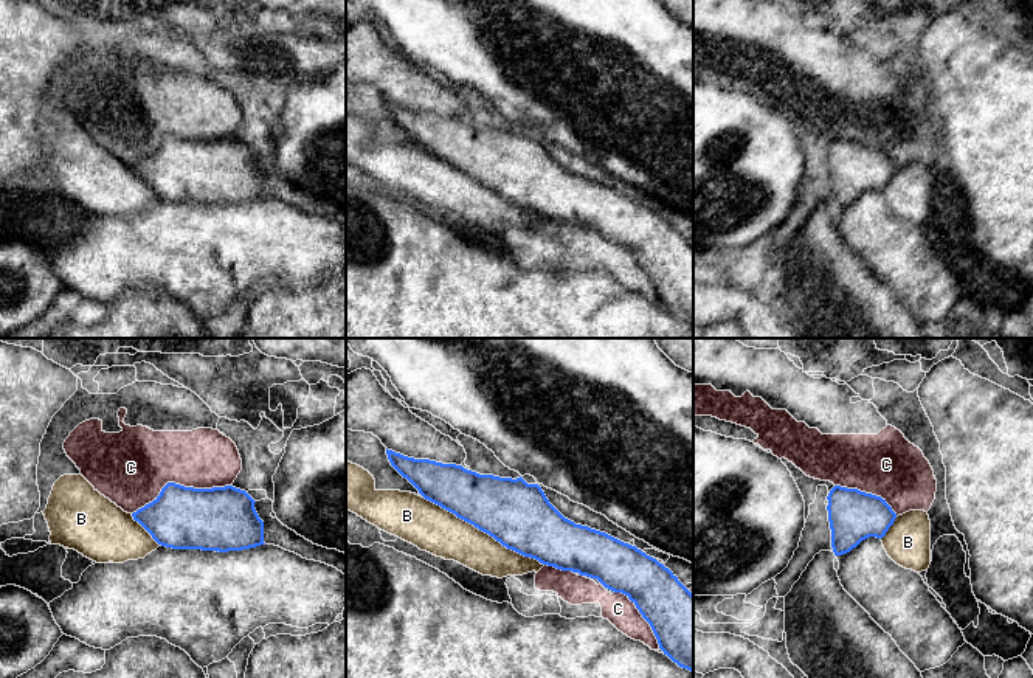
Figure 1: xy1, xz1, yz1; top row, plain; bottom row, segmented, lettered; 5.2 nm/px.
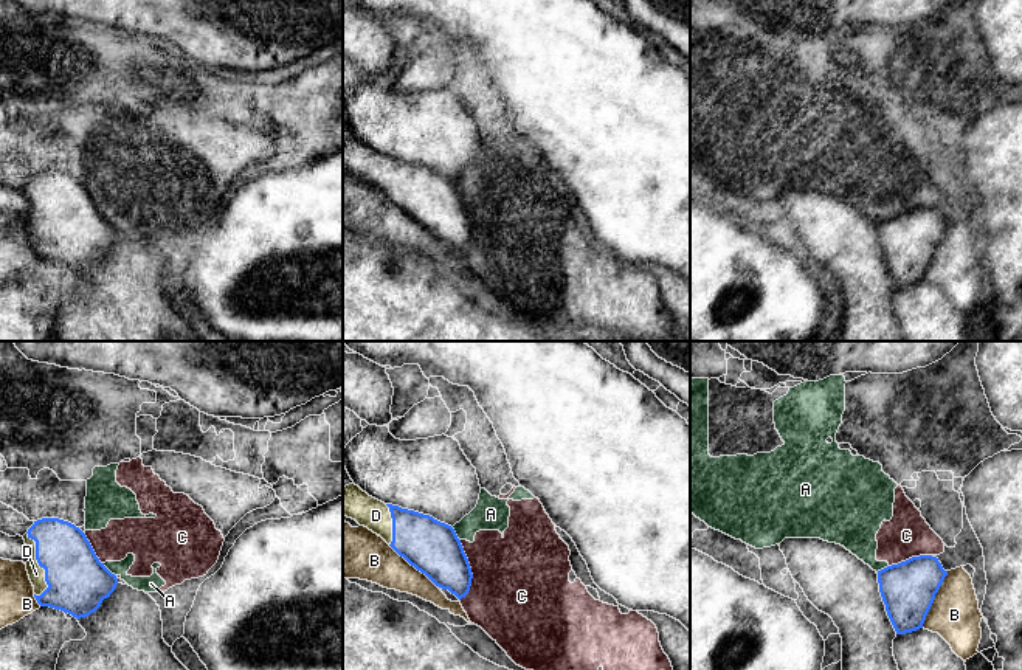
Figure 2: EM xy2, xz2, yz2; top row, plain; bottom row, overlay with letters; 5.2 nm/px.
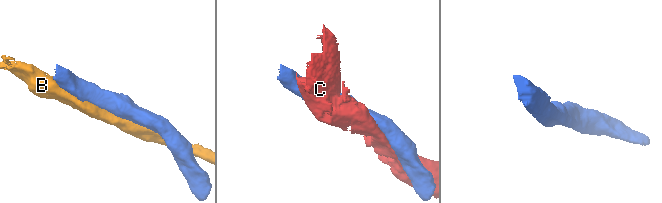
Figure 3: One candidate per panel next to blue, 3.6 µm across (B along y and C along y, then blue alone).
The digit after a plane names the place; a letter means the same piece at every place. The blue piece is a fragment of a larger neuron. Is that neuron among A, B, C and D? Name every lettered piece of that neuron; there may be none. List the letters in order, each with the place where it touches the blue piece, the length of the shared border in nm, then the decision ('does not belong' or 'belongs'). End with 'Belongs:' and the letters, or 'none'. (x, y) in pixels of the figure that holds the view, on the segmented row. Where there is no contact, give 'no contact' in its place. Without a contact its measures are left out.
A: xy2 (107, 569) | 100 nm | does not belong
B: xz1 (483, 531) | 700 nm | does not belong
C: xy1 (180, 486) | 550 nm | does not belong
D: xy2 (39, 565) | 340 nm | belongs
Belongs: D

